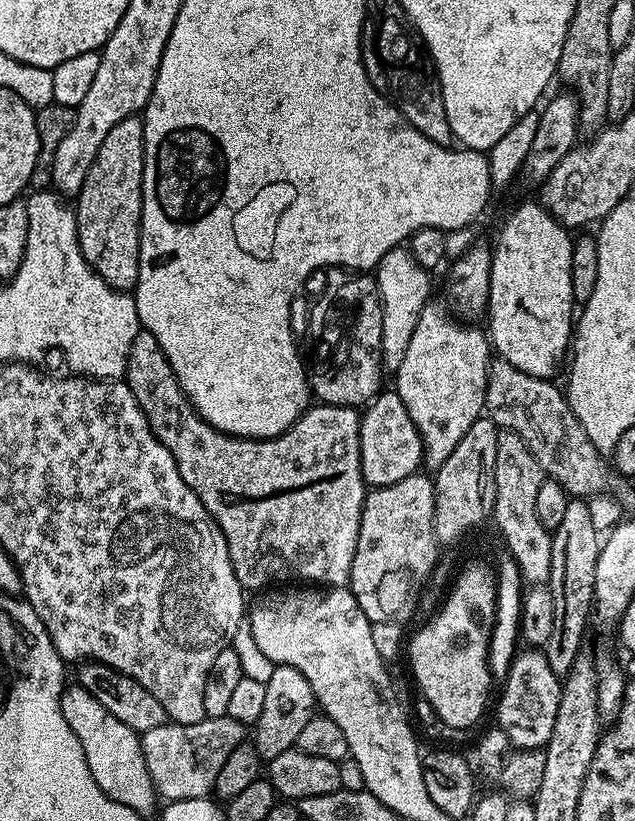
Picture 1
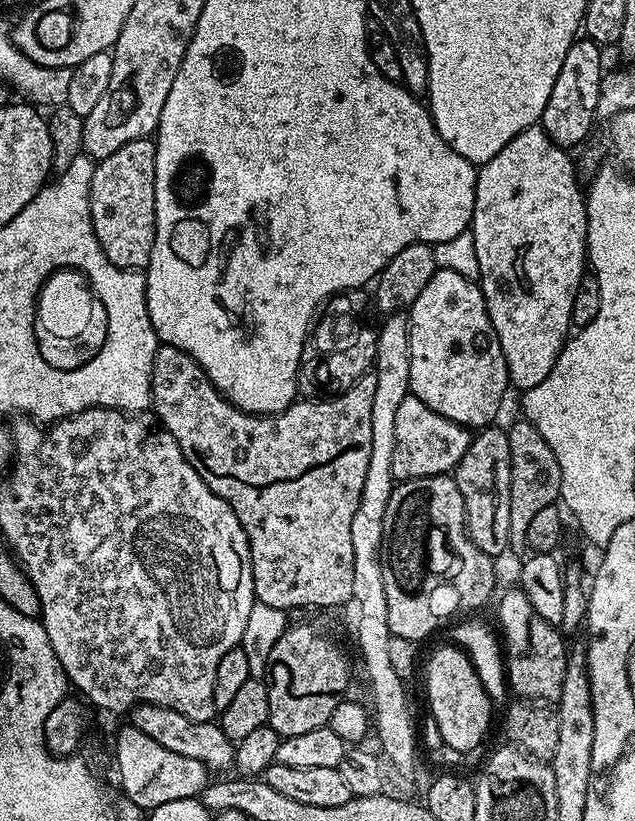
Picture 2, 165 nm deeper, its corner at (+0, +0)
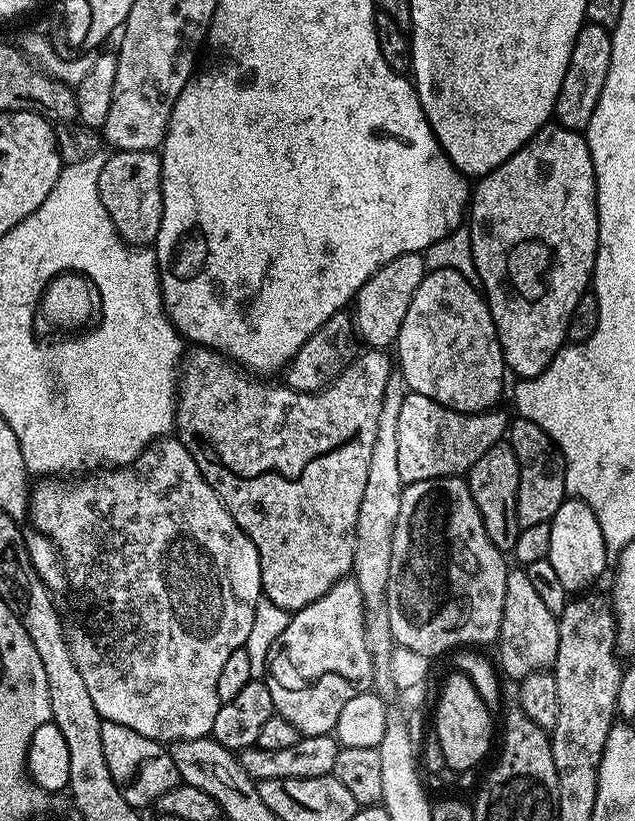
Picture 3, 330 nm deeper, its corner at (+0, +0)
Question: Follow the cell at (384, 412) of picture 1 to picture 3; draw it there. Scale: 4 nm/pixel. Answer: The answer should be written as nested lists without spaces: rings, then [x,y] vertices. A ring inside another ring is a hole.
[[[409,392],[398,414],[398,474],[402,474],[404,485],[467,474],[486,450],[505,439],[510,416],[496,411],[459,412],[426,398],[426,394]]]

